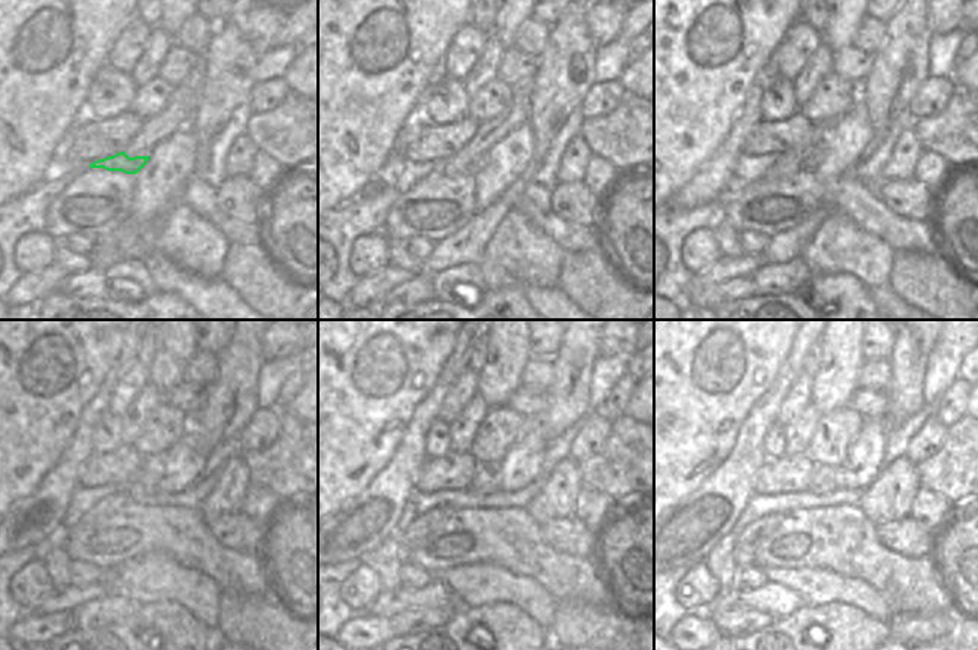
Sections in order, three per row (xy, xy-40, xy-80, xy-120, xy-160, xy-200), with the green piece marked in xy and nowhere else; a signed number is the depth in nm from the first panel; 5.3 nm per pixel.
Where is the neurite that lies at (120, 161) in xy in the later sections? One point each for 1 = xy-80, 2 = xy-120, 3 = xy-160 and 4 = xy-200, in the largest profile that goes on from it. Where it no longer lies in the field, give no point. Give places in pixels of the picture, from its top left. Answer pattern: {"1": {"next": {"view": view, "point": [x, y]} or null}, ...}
{"1": {"next": {"view": "xy-80", "point": [819, 141]}}, "2": {"next": {"view": "xy-120", "point": [152, 467]}}, "3": {"next": {"view": "xy-160", "point": [488, 475]}}, "4": {"next": {"view": "xy-200", "point": [824, 479]}}}

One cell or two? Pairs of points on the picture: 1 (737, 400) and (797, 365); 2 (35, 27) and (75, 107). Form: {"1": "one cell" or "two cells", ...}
{"1": "two cells", "2": "one cell"}

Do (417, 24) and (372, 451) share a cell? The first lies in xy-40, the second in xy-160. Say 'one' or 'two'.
one

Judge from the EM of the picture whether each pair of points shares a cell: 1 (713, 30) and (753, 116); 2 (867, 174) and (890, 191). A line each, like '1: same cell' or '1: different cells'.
1: different cells
2: different cells

